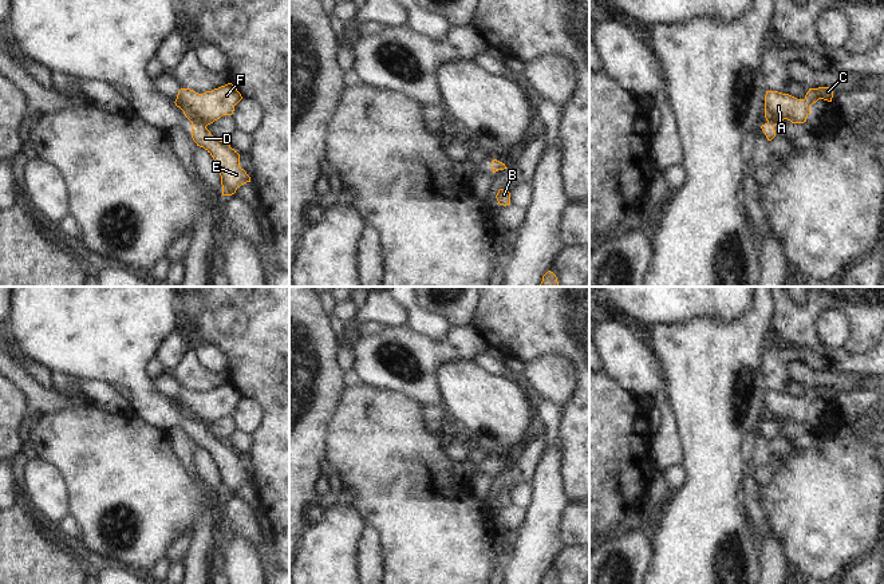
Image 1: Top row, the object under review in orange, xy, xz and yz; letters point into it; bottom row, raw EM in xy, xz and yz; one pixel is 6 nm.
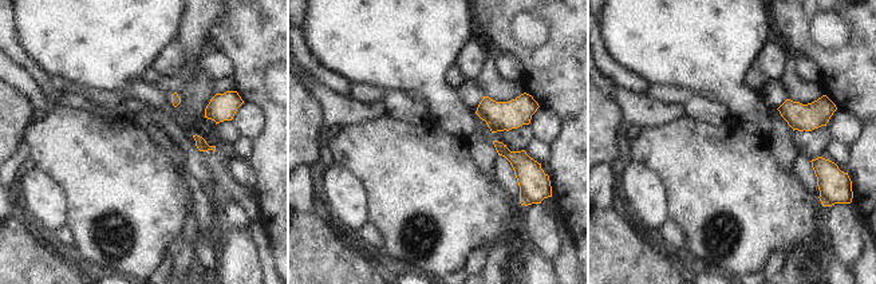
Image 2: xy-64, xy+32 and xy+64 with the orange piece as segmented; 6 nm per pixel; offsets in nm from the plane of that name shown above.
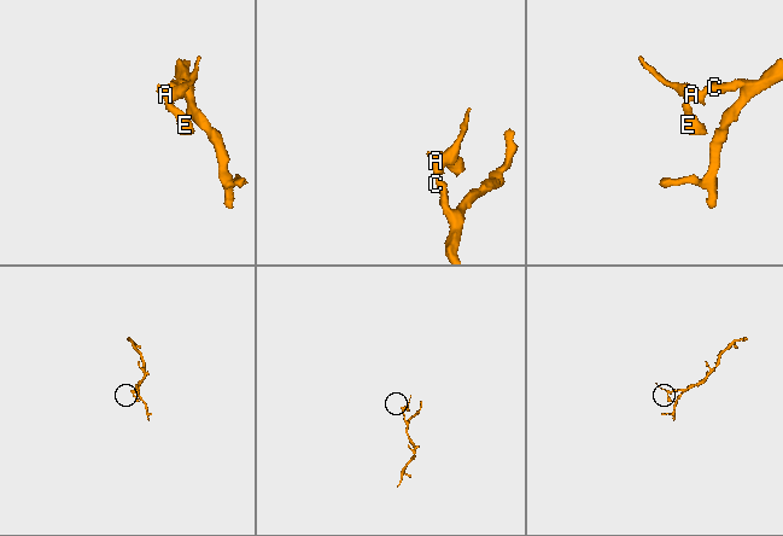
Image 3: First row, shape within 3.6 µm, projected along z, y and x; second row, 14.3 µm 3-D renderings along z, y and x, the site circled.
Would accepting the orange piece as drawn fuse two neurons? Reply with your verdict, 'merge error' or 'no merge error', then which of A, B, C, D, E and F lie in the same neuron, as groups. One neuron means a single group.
merge error; groups A B C F / D E

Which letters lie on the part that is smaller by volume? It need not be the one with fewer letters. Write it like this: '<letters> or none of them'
D, E

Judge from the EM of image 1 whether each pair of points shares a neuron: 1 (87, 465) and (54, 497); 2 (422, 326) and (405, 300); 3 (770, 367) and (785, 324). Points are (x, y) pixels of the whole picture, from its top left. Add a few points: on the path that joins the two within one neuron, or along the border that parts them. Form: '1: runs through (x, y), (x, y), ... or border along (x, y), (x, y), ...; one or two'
1: border along (46, 461), (59, 473), (67, 488), (68, 515); two
2: runs through (419, 319), (411, 307); one
3: border along (770, 342), (778, 346), (805, 347), (809, 350); two

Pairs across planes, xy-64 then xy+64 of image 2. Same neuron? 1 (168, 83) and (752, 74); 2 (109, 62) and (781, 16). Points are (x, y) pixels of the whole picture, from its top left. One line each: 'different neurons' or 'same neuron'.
1: different neurons
2: different neurons

